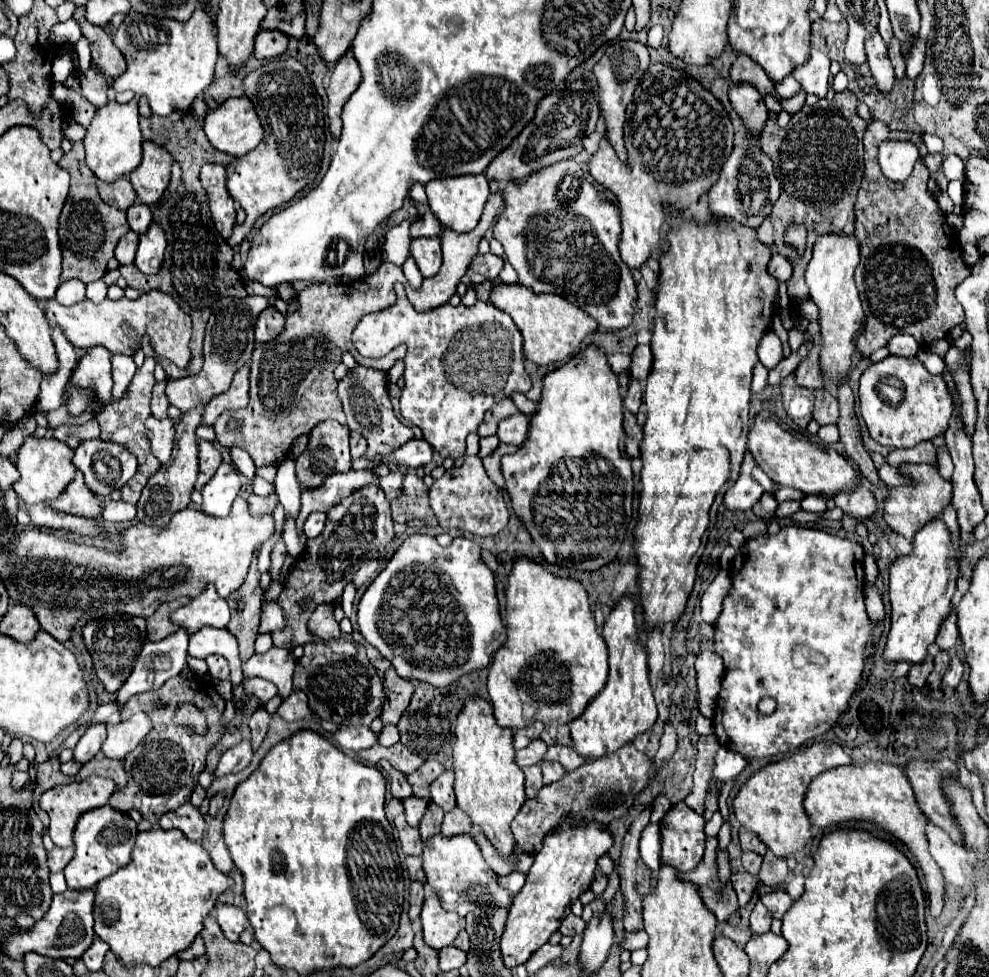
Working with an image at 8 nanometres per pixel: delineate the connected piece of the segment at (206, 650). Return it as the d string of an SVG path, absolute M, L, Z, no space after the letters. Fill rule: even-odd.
M201 629L189 641L189 655L198 659L205 659L211 654L223 655L231 667L231 683L233 687L241 683L241 659L237 651L237 639L231 635L229 629Z

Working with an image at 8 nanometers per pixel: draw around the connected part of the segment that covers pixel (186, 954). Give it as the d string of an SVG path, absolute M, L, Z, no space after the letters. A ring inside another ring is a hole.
M197 935L197 939L193 941L193 945L189 945L189 949L177 953L179 959L197 959L197 957L201 957L201 955L205 955L205 945L203 945L203 939L201 939L199 935Z

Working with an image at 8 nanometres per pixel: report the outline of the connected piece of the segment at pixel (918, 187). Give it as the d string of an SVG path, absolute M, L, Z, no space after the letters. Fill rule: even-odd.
M873 121L867 131L865 131L865 173L863 181L857 193L855 201L855 239L859 241L861 247L861 263L855 269L855 283L863 301L863 311L867 315L867 325L865 331L859 335L857 347L863 357L869 357L873 351L885 347L893 335L907 333L913 335L919 343L919 347L927 349L933 345L937 339L945 339L949 331L965 321L965 313L955 299L955 287L969 277L969 267L965 265L961 257L961 247L959 247L959 235L953 227L945 223L945 213L939 209L937 201L927 193L927 181L929 181L929 171L919 159L913 173L909 175L907 181L903 183L893 183L889 181L879 167L877 161L877 151L879 145L887 139L911 139L919 153L921 159L927 155L927 147L917 133L909 131L899 131L893 133L883 121Z

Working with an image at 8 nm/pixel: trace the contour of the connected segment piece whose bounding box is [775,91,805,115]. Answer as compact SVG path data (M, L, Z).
M799 91L795 97L789 97L789 99L781 99L779 95L775 95L777 99L779 99L779 103L781 103L781 107L783 107L783 111L787 111L789 115L793 115L793 113L797 113L803 105L805 105L805 91Z

